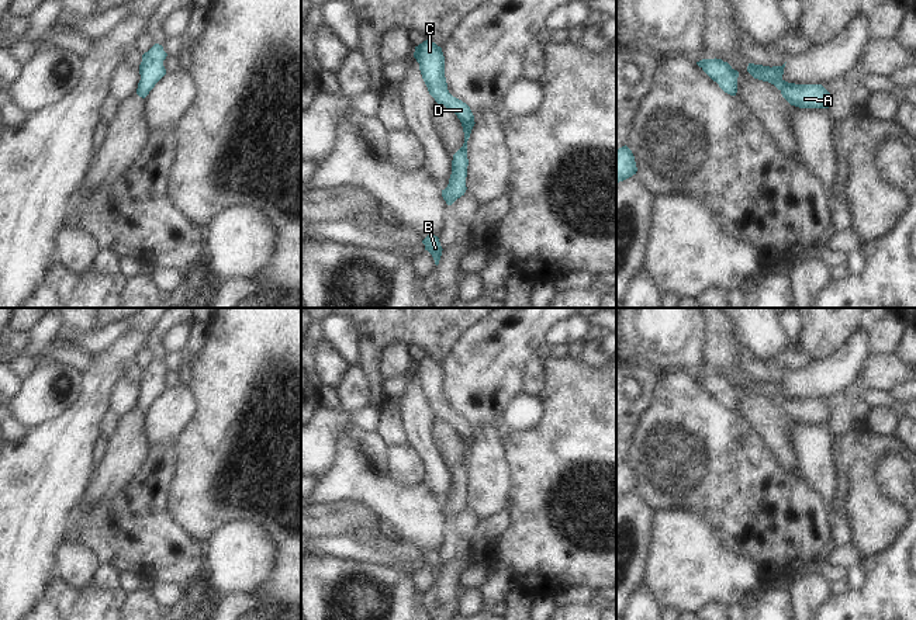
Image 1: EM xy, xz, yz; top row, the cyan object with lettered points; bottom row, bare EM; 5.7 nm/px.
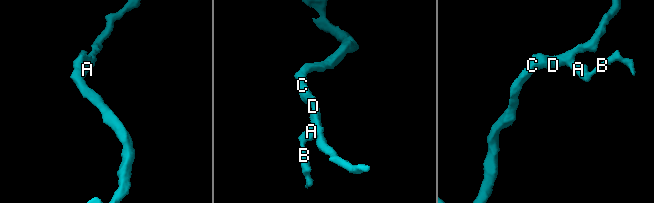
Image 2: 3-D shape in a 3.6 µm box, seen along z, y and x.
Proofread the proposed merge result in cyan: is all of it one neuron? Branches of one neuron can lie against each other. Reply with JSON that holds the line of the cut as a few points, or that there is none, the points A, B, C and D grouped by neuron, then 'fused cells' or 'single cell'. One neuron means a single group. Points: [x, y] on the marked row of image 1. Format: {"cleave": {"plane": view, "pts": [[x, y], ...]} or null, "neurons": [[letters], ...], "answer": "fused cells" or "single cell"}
{"cleave": null, "neurons": [["A", "B", "C", "D"]], "answer": "single cell"}

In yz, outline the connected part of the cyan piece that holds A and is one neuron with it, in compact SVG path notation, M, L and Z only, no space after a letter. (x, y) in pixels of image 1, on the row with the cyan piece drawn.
M749 63L747 72L754 79L774 84L791 105L799 108L829 108L832 96L822 84L788 83L782 79L784 67L785 63L772 67Z

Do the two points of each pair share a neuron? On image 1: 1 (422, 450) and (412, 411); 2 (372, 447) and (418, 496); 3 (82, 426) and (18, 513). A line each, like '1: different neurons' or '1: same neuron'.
1: same neuron
2: same neuron
3: same neuron

